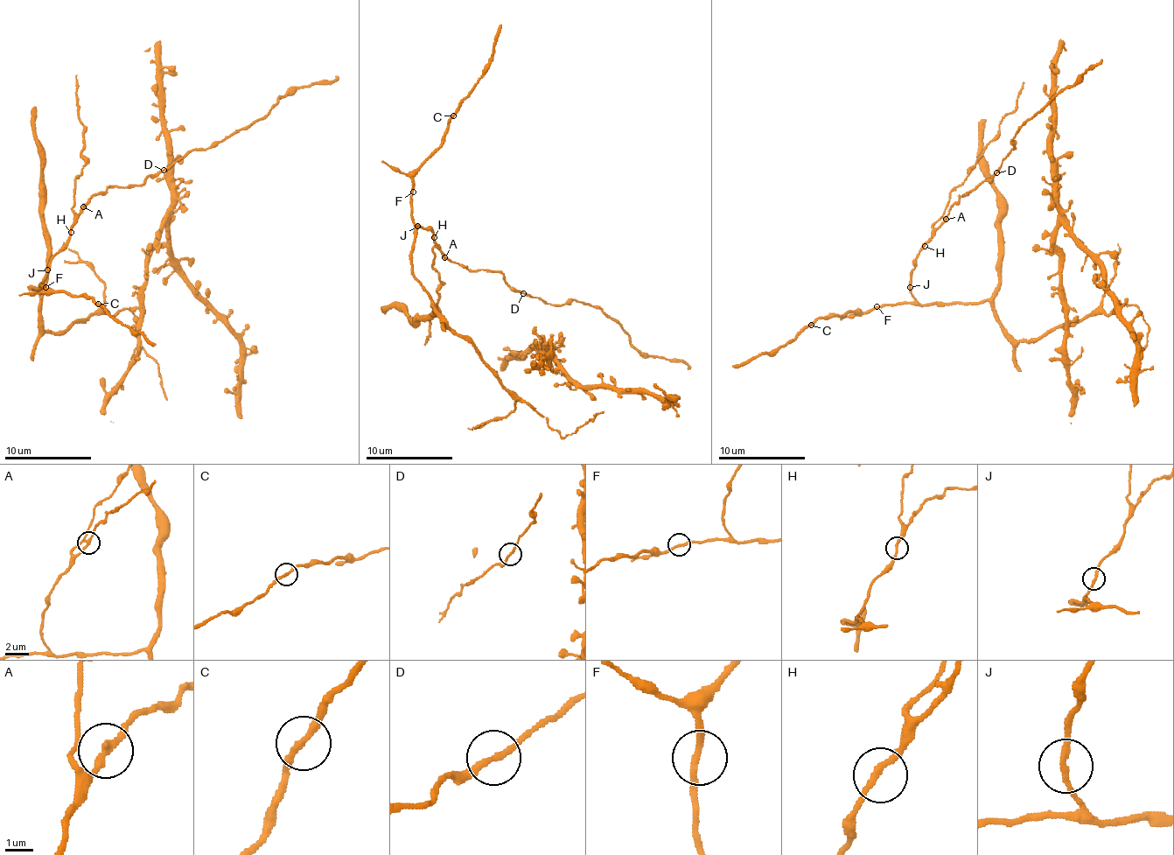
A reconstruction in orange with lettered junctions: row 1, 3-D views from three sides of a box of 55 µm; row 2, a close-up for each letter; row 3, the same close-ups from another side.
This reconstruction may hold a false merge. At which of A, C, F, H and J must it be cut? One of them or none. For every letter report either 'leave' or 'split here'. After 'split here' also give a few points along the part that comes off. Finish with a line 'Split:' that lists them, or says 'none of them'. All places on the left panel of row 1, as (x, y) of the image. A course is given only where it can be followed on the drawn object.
A: leave
C: leave
F: leave
H: leave
J: leave
Split: none of them

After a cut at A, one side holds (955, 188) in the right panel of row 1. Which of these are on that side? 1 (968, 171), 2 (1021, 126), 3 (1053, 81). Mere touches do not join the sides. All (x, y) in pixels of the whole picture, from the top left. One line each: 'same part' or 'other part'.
1: same part
2: other part
3: same part

